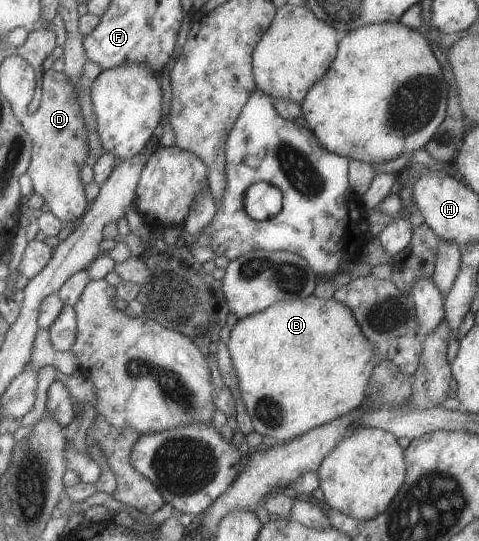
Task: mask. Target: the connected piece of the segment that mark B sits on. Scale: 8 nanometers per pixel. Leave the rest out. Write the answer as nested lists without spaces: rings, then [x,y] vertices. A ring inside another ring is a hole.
[[[314,294],[297,301],[274,303],[259,313],[238,319],[230,329],[226,346],[254,432],[275,438],[276,442],[289,441],[357,409],[365,400],[375,363],[374,345],[363,335],[352,311],[333,298],[322,300]]]

